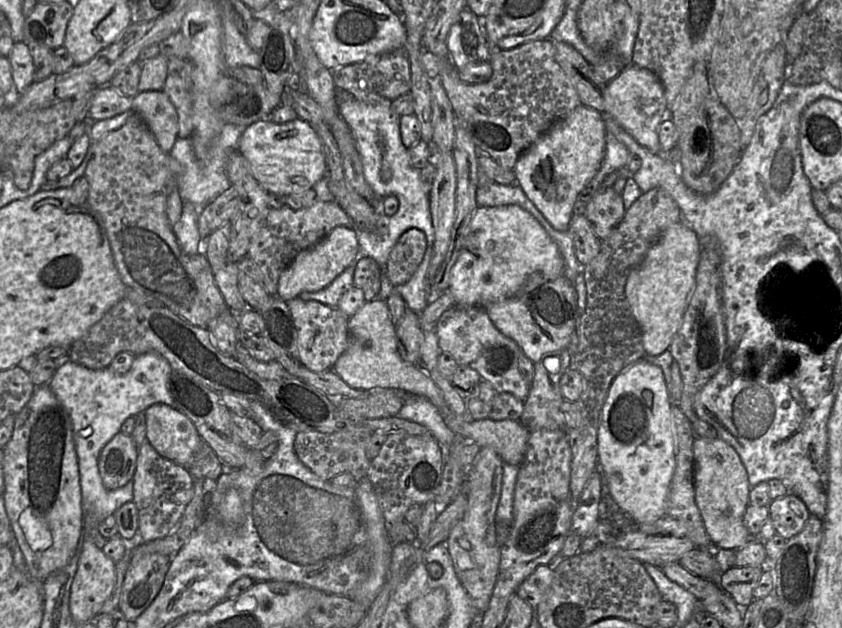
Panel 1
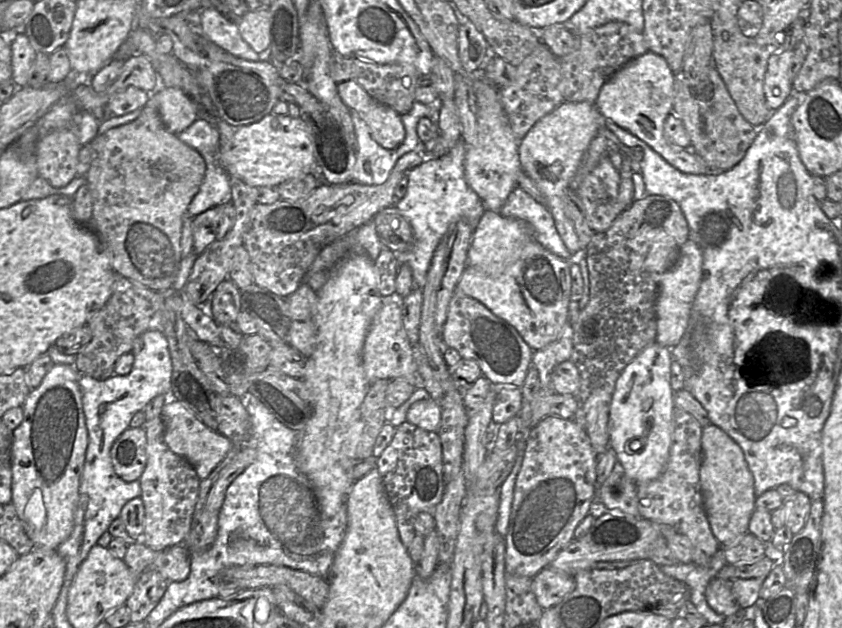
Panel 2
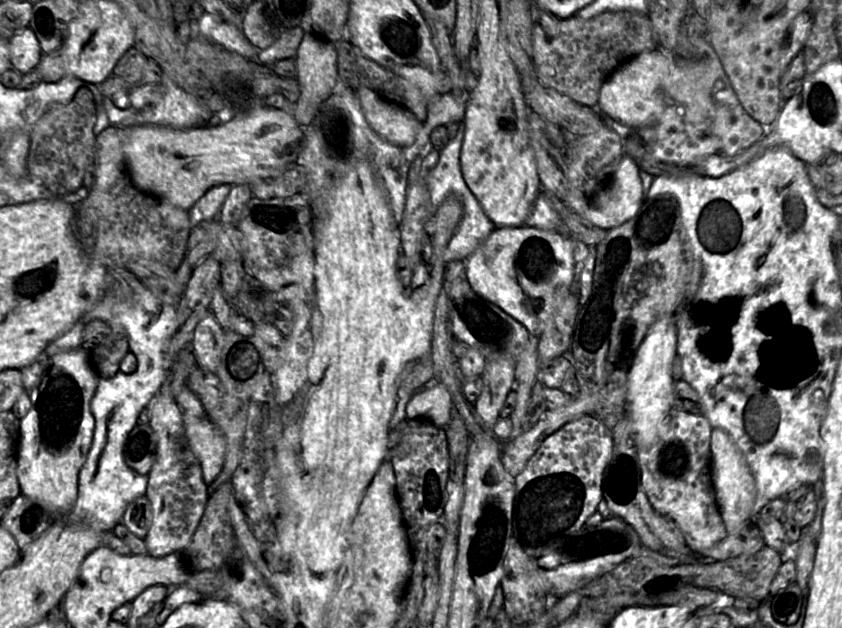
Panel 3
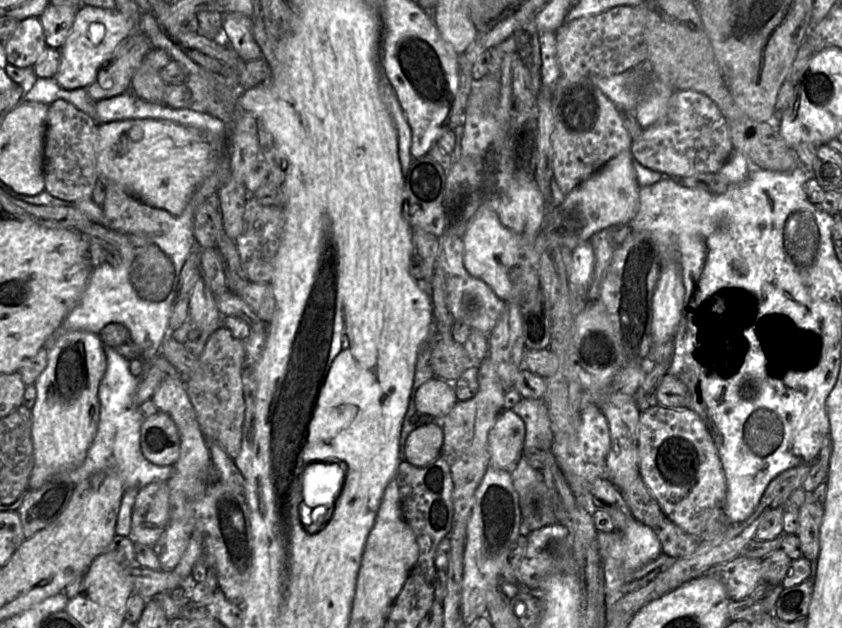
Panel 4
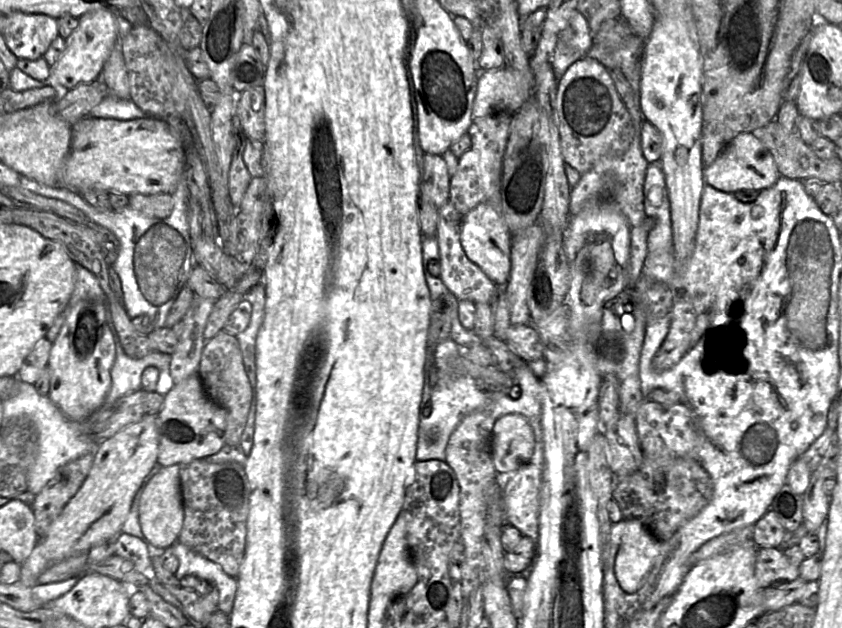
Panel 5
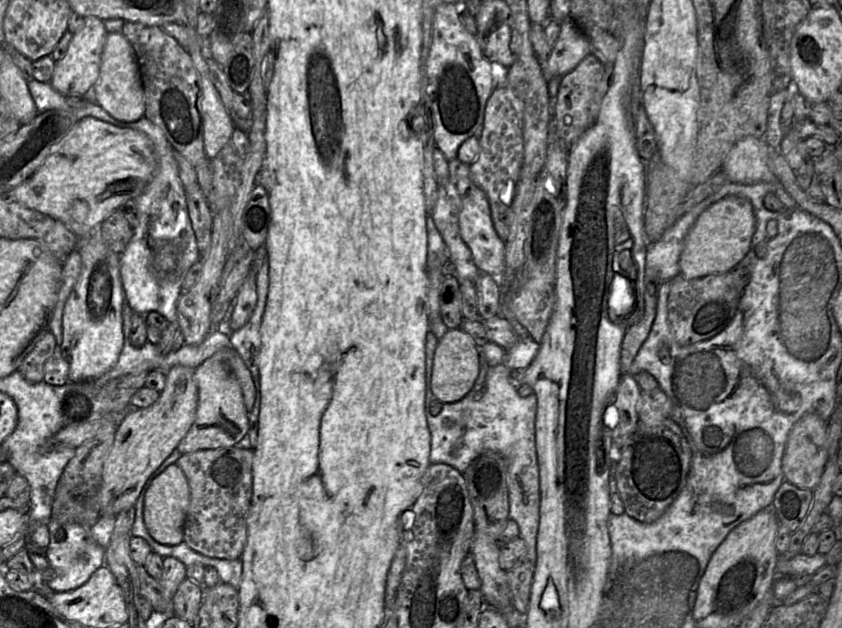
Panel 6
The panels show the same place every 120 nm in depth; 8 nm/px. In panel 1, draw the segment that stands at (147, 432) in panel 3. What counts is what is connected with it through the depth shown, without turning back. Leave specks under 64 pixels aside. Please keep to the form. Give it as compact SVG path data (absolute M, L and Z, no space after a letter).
M118 432L103 447L98 459L98 468L106 489L122 488L133 479L138 449L131 435L122 432Z

